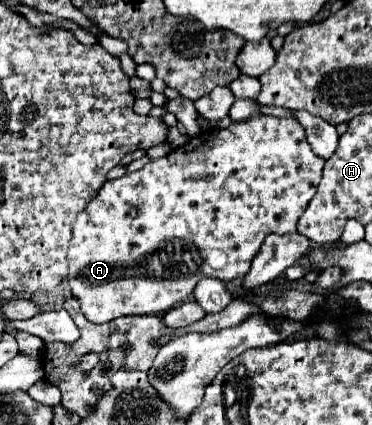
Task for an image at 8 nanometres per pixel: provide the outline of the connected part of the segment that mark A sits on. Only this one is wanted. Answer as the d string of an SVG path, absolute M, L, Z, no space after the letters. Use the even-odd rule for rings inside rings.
M254 114L244 122L232 122L228 128L218 130L218 128L210 128L200 132L198 136L190 138L184 146L174 148L172 152L168 152L166 156L148 162L144 168L132 172L132 174L124 174L118 180L110 180L106 182L100 192L94 196L94 200L90 200L90 204L78 214L78 220L74 222L74 230L72 230L72 240L70 240L70 248L68 248L68 282L72 288L74 298L80 300L80 308L84 312L84 316L94 322L94 324L104 324L110 322L118 316L130 316L130 314L164 314L170 308L174 308L176 304L184 302L196 288L196 284L204 278L204 276L214 276L220 278L224 282L230 282L234 278L242 278L246 276L246 272L250 270L250 264L254 260L254 256L258 254L264 238L268 234L288 234L288 232L296 232L296 222L298 218L304 214L306 206L310 204L312 196L316 194L316 186L320 182L320 172L322 172L324 160L320 156L316 156L306 140L306 132L304 128L294 120L294 118L274 118L274 116L260 116ZM154 256L154 278L150 278L146 274L146 260Z

